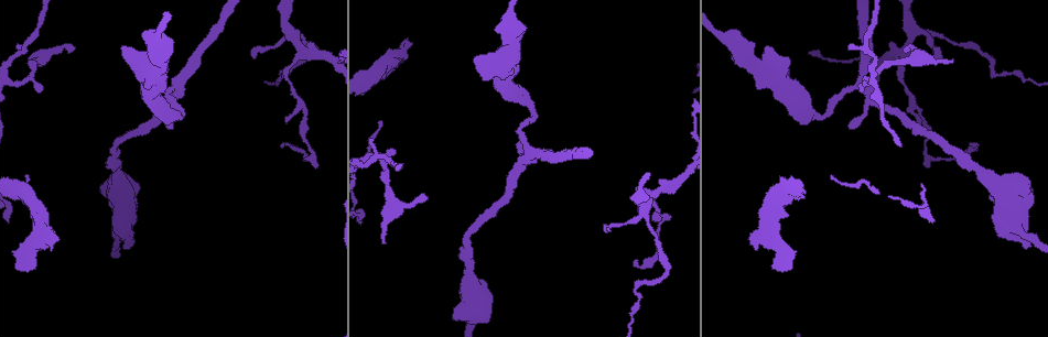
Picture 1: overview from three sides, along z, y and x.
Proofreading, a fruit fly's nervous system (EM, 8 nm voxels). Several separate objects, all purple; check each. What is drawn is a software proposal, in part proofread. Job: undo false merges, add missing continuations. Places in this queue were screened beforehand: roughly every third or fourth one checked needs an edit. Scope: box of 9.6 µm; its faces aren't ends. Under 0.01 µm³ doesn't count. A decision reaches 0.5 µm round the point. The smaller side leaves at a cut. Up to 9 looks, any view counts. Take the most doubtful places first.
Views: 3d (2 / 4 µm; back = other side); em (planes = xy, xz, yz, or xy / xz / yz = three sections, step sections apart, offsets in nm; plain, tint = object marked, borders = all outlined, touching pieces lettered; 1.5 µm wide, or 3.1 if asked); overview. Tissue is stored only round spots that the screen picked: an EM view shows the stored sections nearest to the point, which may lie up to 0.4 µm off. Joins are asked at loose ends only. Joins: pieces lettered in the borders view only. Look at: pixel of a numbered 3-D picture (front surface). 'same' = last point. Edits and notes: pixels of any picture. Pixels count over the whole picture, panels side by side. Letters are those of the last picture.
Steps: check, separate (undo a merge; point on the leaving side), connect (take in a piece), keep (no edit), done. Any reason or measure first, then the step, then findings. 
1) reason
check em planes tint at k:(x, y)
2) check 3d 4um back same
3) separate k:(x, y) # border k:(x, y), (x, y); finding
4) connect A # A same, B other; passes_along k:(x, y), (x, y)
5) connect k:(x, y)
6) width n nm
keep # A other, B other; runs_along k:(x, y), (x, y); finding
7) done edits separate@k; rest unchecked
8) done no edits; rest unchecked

three arms meet
check 3d 4um at 1:(17, 83)

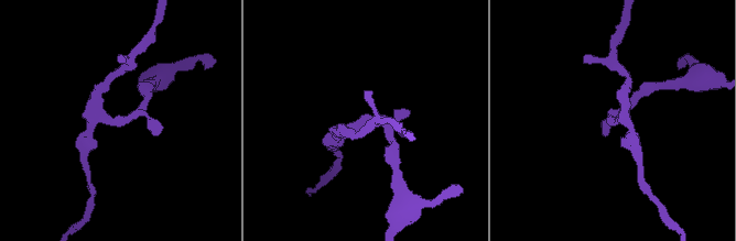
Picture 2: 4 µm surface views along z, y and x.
check em planes tint at 2:(368, 117)

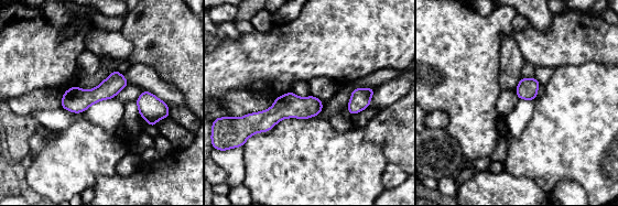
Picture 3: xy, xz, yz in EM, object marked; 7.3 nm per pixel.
check em planes borders same

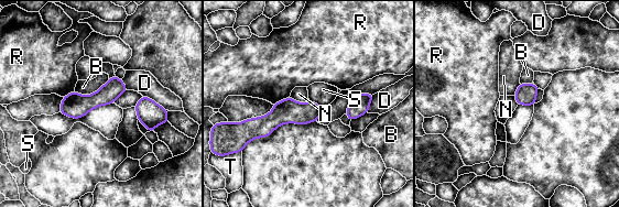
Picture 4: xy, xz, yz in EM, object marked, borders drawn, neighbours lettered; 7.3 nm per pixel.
keep # B other, D other, N other, R other, S other, T other; runs_along 4:(318, 111), (229, 129); continuous, no second neuron

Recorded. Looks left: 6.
check 3d 4um at 1:(425, 196)

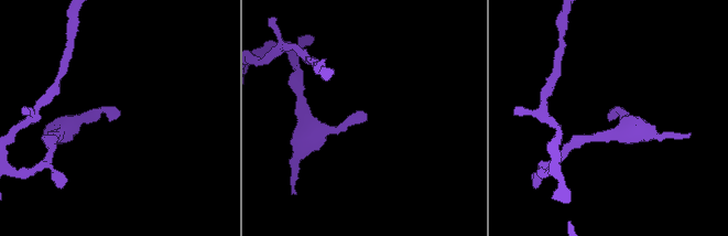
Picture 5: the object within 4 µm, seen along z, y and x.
check em planes borders at 5:(366, 113)

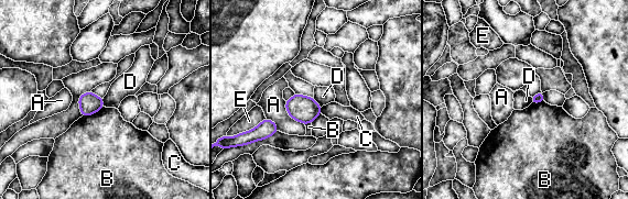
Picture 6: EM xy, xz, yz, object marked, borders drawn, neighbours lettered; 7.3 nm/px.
keep # A other, B other, C other, D other, E other; border 6:(103, 98), (104, 106); none of them fits

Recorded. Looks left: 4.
sudden change in width
check em planes plain at 1:(1021, 236)

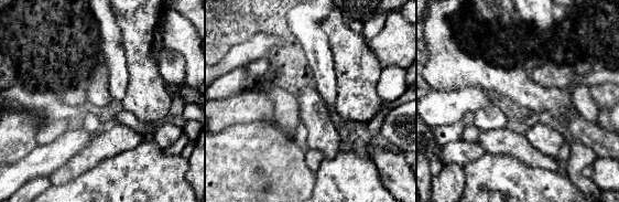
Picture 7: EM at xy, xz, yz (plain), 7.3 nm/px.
check em planes borders same

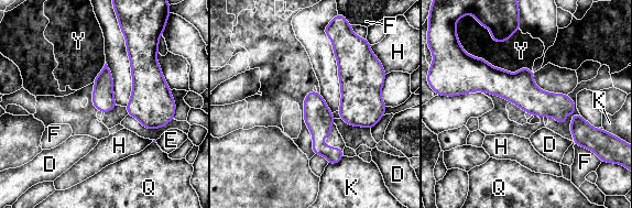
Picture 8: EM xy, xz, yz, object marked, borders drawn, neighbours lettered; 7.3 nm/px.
width 160 nm
keep # D other, E other, F other, H other, K other, Q other, Y other; one neuron here

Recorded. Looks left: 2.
done no edits; rest unchecked

